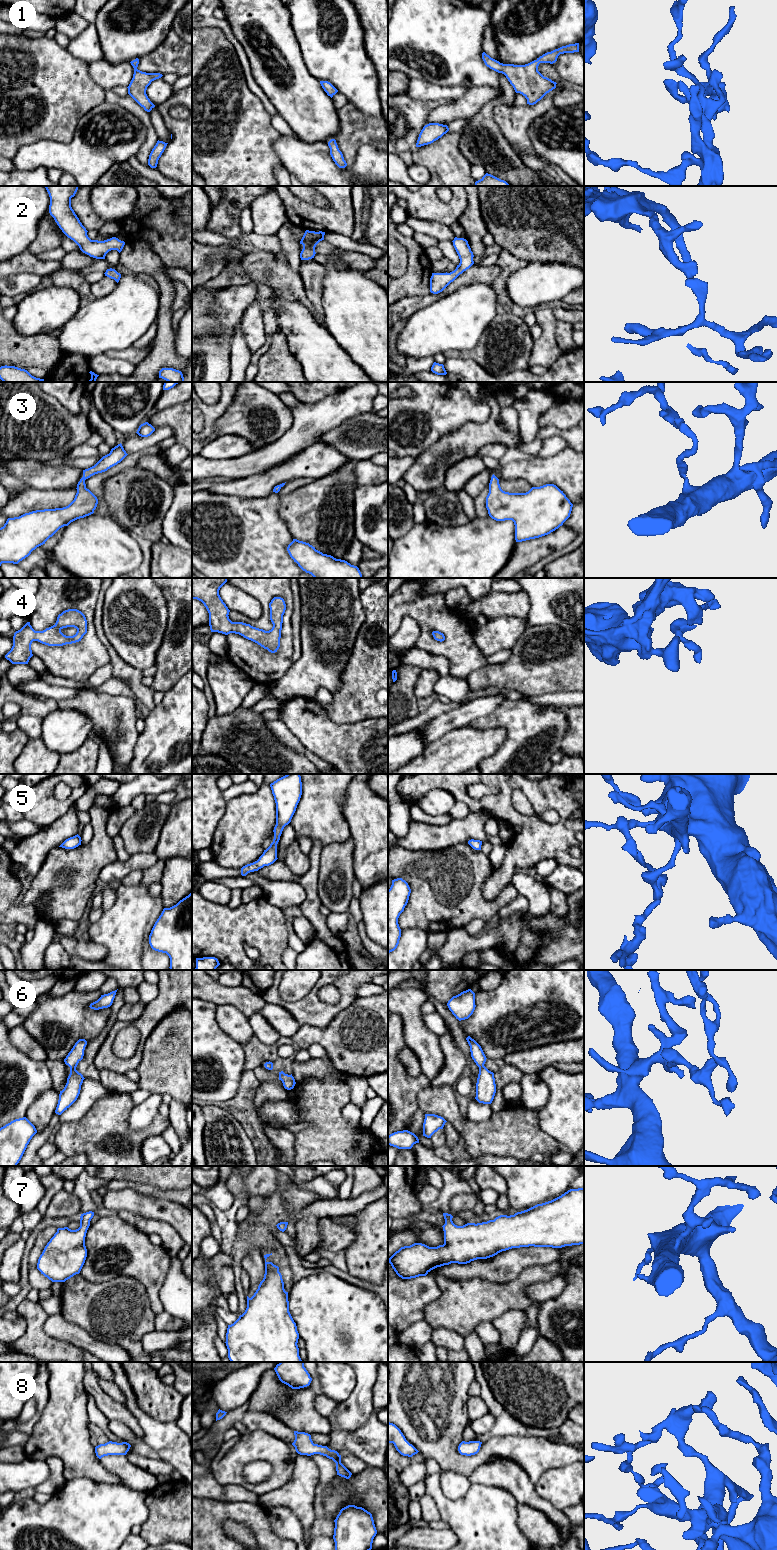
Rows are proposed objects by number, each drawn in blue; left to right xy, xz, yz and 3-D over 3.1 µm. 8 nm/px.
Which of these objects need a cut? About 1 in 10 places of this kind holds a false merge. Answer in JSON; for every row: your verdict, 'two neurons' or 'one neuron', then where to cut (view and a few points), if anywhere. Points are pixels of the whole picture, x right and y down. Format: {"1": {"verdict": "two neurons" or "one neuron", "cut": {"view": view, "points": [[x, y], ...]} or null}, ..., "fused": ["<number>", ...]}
{"1": {"verdict": "one neuron", "cut": null}, "2": {"verdict": "one neuron", "cut": null}, "3": {"verdict": "one neuron", "cut": null}, "4": {"verdict": "one neuron", "cut": null}, "5": {"verdict": "one neuron", "cut": null}, "6": {"verdict": "one neuron", "cut": null}, "7": {"verdict": "one neuron", "cut": null}, "8": {"verdict": "one neuron", "cut": null}, "fused": []}

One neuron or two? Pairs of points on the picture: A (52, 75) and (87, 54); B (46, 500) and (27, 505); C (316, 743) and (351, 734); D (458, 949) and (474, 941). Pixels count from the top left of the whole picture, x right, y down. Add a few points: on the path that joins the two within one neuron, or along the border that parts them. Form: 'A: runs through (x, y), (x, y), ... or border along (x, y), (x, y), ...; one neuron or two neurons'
A: border along (66, 49), (87, 64); two neurons
B: runs through (41, 500), (32, 500); one neuron
C: runs through (325, 741), (342, 741); one neuron
D: runs through (462, 945), (470, 943); one neuron

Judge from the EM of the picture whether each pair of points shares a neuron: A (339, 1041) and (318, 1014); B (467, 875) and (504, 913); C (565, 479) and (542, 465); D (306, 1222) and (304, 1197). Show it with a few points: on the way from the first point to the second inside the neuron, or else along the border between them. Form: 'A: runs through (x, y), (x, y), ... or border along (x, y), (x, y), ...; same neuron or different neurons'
A: border along (344, 1009), (323, 1027), (303, 1025); different neurons
B: border along (519, 895), (504, 905), (496, 917); different neurons
C: runs through (559, 473), (556, 470), (548, 470); same neuron
D: runs through (300, 1216), (299, 1203); same neuron

